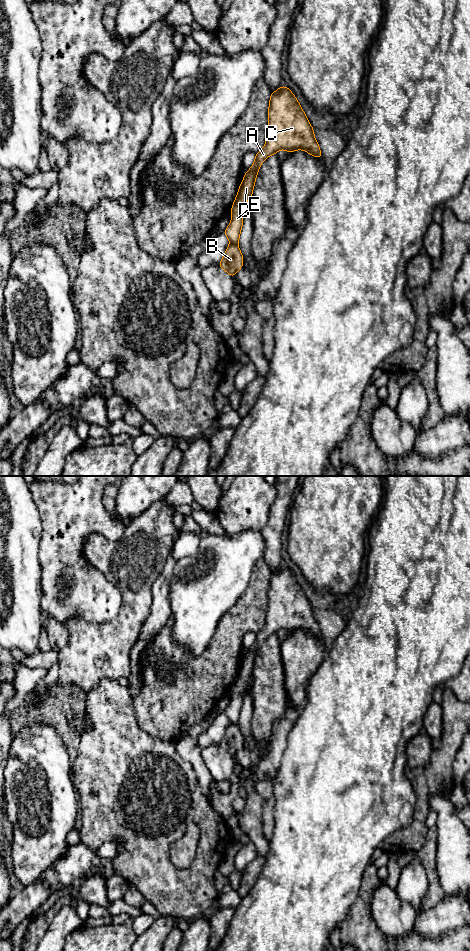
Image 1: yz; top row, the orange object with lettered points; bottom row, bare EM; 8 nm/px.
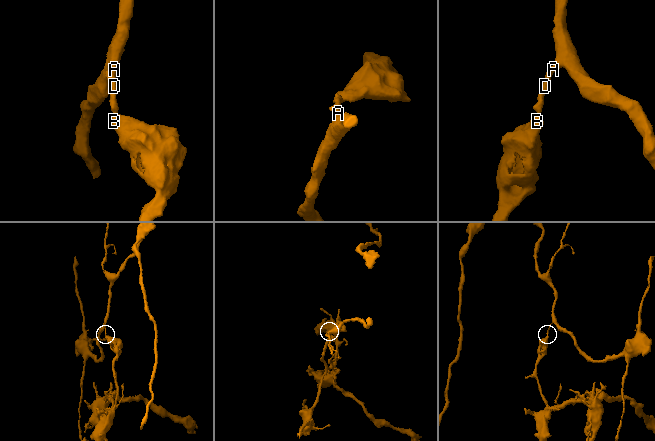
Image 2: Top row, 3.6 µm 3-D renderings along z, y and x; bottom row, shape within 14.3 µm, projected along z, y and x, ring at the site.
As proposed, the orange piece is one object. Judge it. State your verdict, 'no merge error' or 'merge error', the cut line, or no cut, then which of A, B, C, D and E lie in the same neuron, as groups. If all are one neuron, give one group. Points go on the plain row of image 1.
merge error; cut in yz along (230, 722), (236, 724); A C D E / B

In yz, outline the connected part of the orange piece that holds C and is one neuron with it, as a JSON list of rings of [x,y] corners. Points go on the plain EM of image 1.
[[[283,565],[270,574],[266,623],[256,634],[251,648],[244,654],[232,685],[232,699],[224,711],[224,715],[230,723],[238,724],[243,705],[244,686],[253,674],[261,644],[267,637],[276,634],[280,629],[284,629],[288,633],[301,629],[312,636],[323,638],[314,617],[314,609],[292,571]]]

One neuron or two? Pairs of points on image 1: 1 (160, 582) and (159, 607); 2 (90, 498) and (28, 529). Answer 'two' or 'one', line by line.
1: one
2: two

